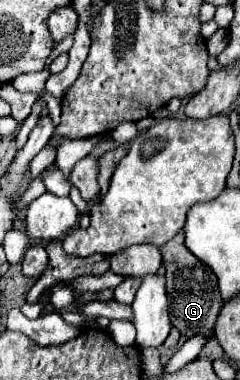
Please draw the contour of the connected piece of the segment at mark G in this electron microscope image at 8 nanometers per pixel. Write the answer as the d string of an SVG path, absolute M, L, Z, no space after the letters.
M179 232L173 240L169 240L159 250L163 254L165 270L167 270L167 296L171 304L171 324L187 338L195 334L205 334L207 338L211 338L217 314L223 306L223 298L217 286L217 276L211 272L209 266L205 266L187 250L187 246L183 244L183 232Z

